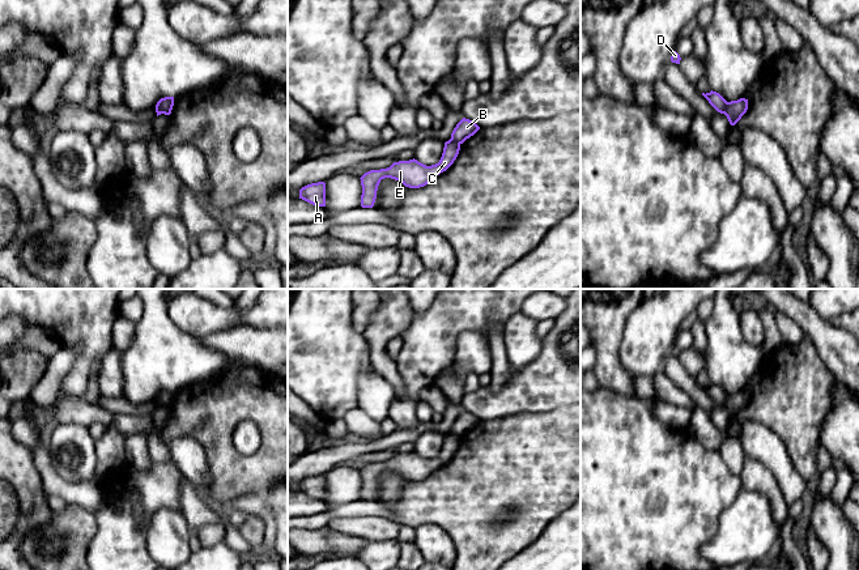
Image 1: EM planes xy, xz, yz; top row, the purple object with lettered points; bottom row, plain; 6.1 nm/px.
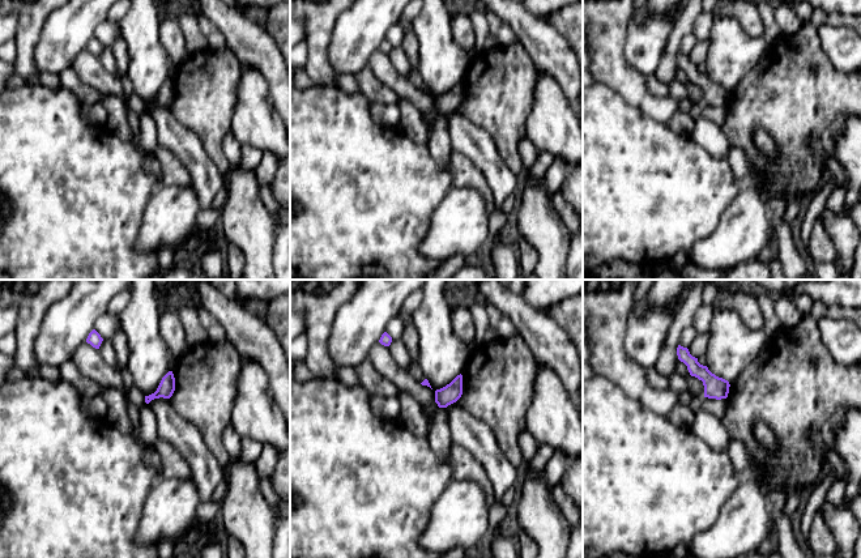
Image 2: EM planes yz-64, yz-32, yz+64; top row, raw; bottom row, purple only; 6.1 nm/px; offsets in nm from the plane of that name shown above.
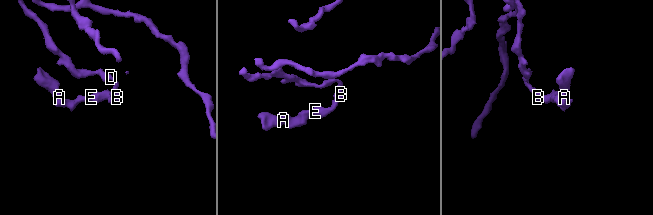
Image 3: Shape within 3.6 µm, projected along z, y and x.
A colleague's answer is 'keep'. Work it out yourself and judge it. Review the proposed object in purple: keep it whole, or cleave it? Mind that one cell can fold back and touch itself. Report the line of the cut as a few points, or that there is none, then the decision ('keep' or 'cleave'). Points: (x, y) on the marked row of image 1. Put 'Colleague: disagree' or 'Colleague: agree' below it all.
cut in yz along (728, 102), (723, 113); cleave
Colleague: disagree

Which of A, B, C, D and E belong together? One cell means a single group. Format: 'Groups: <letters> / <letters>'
Groups: A C E / B D

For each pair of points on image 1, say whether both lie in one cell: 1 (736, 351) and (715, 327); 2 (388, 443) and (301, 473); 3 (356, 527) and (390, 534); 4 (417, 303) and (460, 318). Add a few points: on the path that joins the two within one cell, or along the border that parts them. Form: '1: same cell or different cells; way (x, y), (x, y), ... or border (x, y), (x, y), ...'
1: same cell; way (731, 345), (721, 332)
2: same cell; way (366, 447), (323, 460)
3: same cell; way (364, 527), (382, 530)
4: different cells; border (433, 302), (425, 310), (415, 314)

